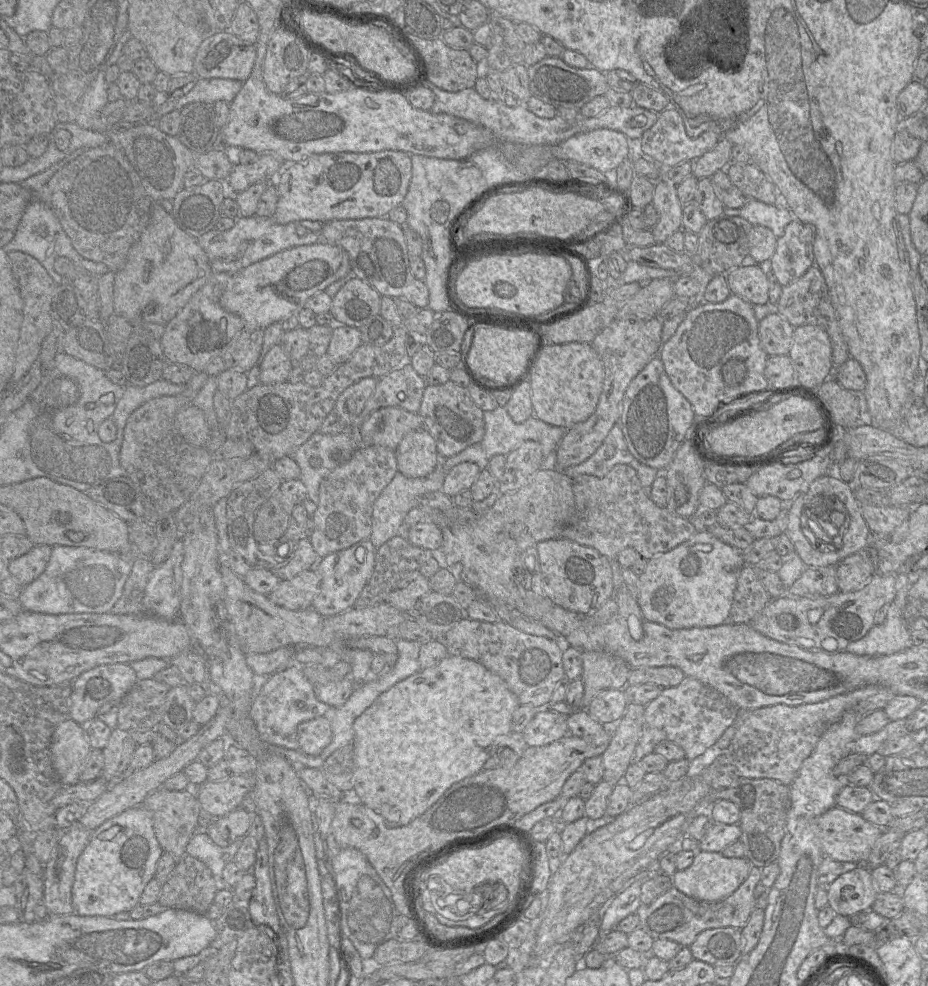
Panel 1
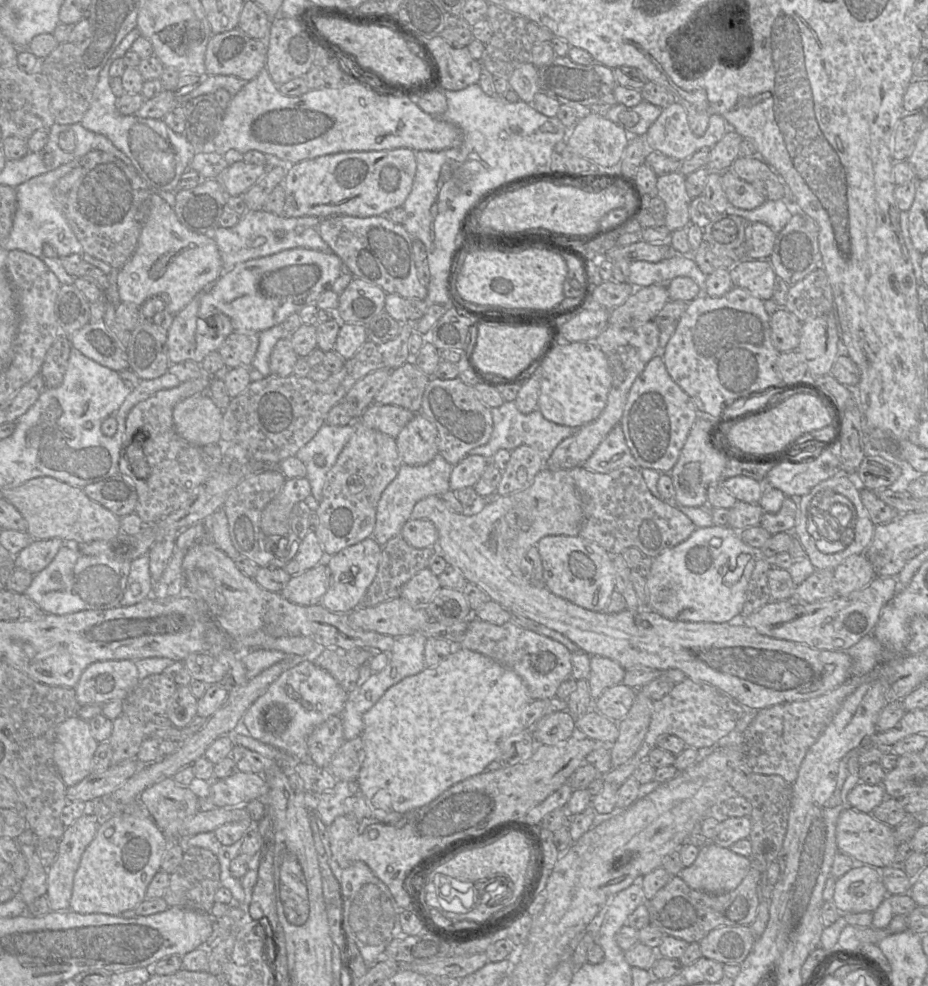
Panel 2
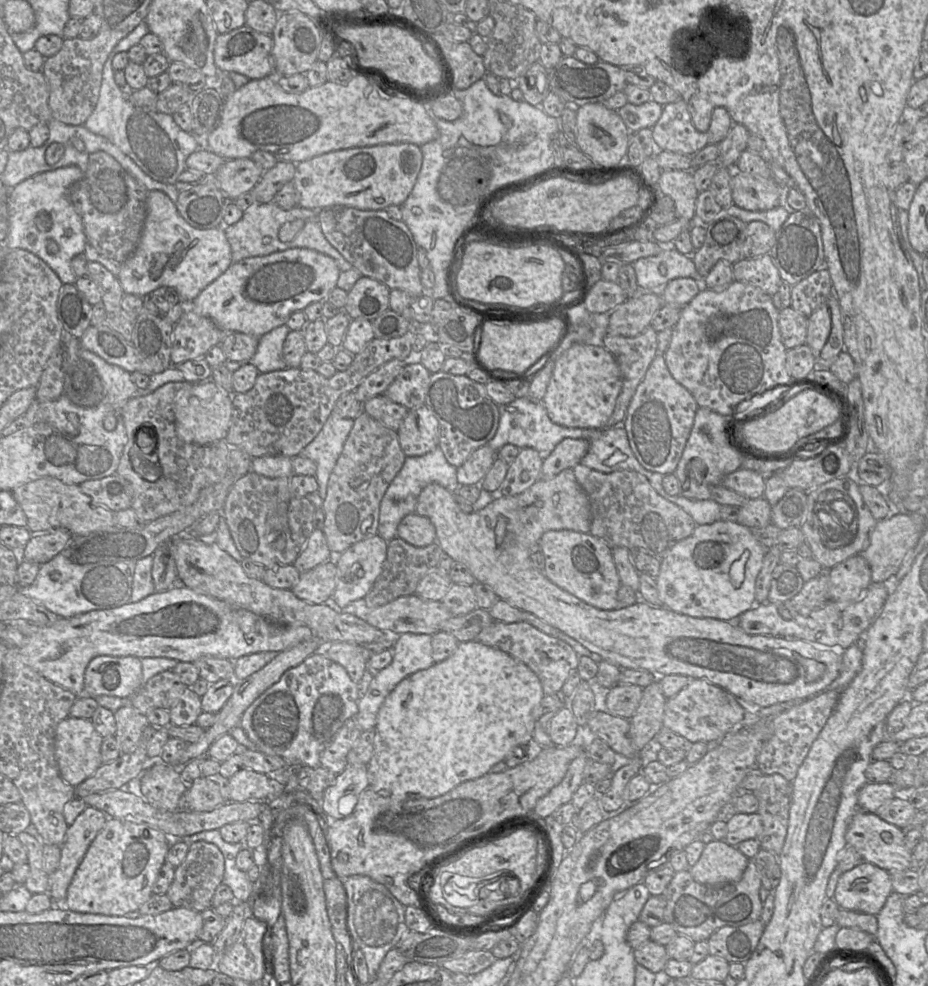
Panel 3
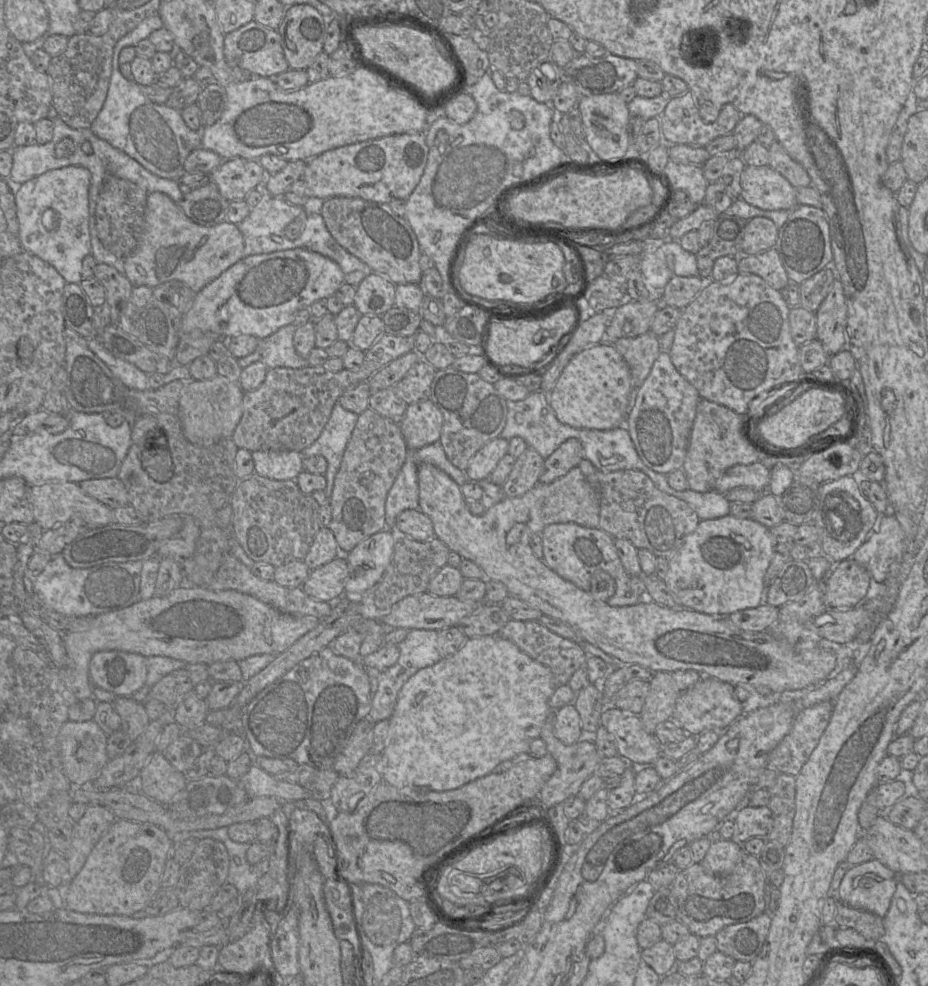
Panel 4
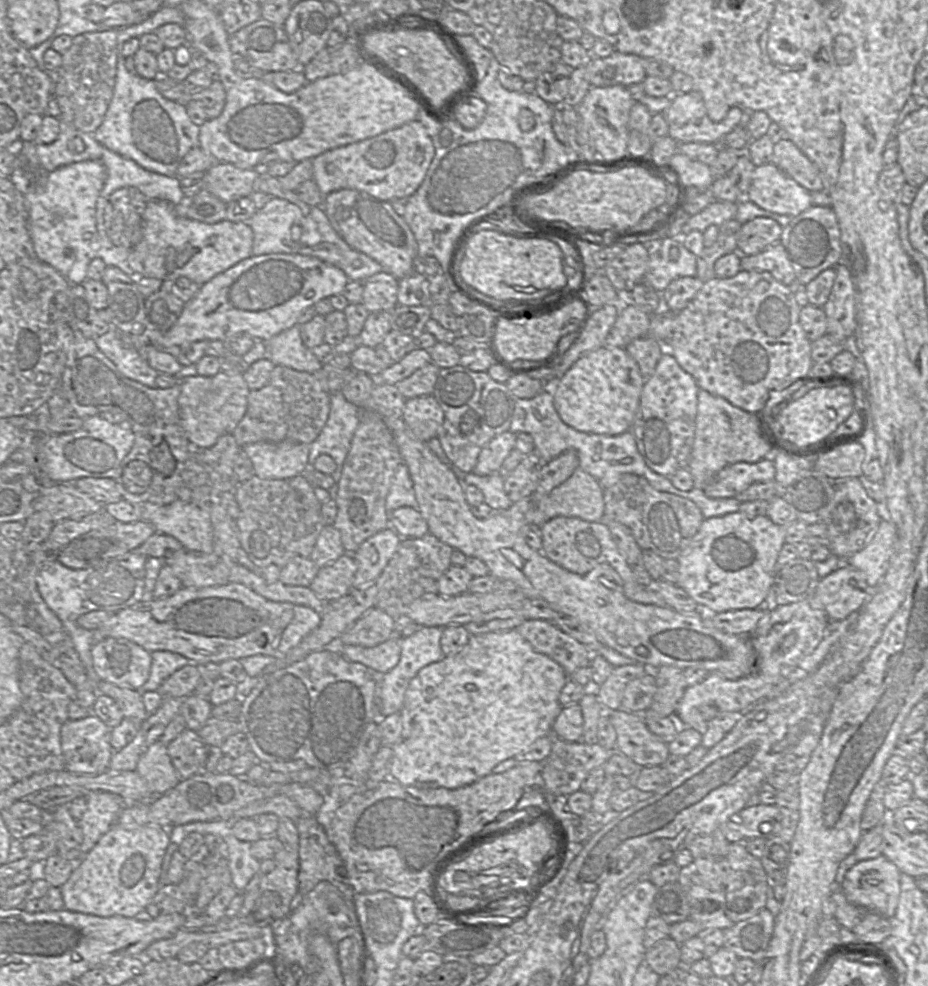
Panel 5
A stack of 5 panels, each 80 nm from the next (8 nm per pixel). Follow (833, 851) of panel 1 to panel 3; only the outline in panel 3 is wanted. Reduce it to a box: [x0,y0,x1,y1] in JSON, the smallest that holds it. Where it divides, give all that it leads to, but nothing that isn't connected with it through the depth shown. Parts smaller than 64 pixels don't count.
[845,809,912,871]

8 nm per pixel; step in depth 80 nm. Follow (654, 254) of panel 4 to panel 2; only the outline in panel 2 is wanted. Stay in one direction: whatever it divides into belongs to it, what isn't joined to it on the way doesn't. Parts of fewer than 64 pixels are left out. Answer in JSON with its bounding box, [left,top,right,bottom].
[628,253,707,294]

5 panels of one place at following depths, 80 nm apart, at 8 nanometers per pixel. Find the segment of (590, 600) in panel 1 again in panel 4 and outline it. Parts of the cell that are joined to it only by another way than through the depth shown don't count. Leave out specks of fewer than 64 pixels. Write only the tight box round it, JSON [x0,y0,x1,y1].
[541,522,653,607]

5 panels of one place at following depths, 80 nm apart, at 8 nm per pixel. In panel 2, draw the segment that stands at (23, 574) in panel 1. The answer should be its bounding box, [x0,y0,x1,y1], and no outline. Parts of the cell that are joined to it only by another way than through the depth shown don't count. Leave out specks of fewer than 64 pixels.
[15,538,64,575]

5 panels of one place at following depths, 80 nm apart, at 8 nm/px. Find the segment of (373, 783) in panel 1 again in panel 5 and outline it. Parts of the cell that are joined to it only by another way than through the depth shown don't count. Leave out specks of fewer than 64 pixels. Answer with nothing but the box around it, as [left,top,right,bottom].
[390,629,569,789]

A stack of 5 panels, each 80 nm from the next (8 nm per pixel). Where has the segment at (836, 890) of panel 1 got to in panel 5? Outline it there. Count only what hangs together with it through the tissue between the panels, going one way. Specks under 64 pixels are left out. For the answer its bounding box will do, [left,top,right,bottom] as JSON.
[839,855,901,919]

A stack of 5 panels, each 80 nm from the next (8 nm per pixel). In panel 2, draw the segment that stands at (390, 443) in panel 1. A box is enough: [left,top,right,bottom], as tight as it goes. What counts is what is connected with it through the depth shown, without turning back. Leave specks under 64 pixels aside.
[360,402,415,438]

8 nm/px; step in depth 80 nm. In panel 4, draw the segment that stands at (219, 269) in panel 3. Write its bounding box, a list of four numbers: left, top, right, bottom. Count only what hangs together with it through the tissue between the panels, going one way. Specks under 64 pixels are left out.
[124,192,244,293]

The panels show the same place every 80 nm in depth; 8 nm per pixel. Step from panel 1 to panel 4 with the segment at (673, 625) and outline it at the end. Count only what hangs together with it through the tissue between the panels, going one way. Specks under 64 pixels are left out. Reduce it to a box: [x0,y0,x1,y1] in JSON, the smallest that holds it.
[663,515,776,617]

